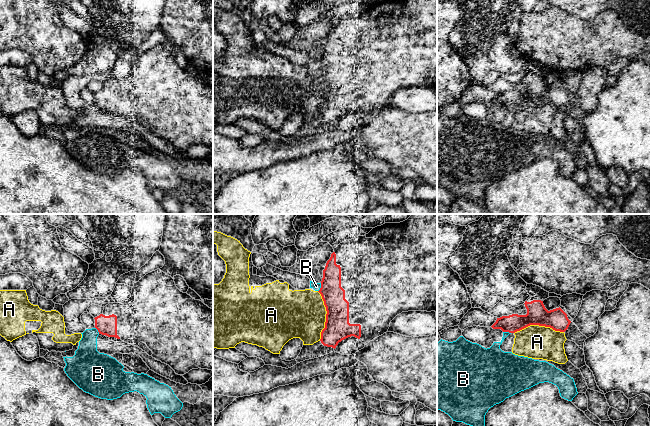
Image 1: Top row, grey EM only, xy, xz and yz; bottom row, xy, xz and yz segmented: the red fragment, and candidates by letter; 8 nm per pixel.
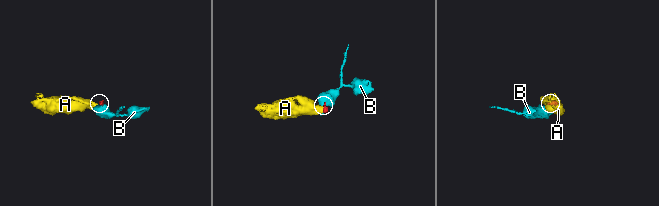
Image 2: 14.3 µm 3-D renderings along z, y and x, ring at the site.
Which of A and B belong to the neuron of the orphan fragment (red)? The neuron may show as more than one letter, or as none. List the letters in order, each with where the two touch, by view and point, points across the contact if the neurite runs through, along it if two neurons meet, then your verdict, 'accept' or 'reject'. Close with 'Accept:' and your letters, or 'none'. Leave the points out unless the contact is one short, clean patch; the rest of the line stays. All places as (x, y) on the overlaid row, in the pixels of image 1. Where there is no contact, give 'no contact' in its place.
A: contact xz (326, 316); border xz (317, 291), (326, 311), (325, 327), (320, 340); reject
B: contact xz (321, 287); border xz (321, 283), (318, 291); reject
Accept: none

